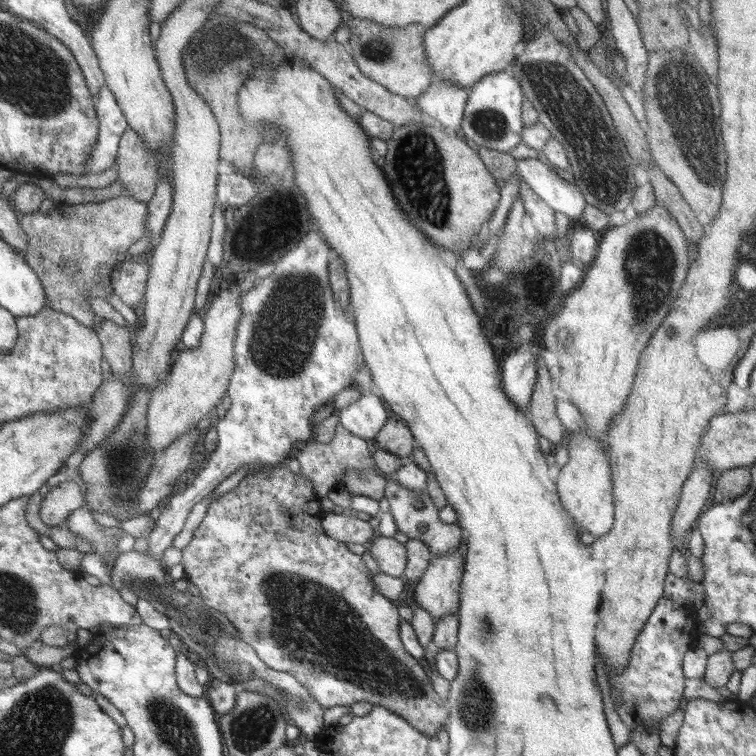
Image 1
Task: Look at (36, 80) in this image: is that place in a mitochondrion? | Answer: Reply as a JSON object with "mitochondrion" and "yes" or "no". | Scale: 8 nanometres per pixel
{"mitochondrion":"yes"}

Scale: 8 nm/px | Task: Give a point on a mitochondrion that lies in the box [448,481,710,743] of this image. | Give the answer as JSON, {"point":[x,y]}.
{"point":[474,708]}

